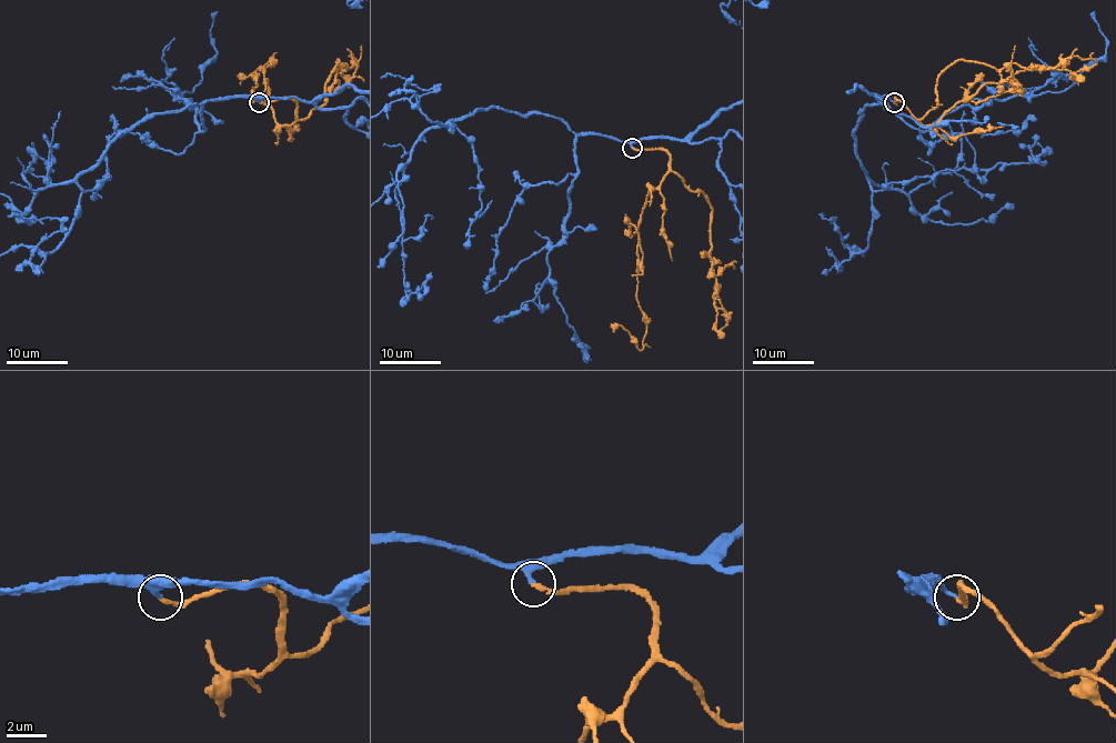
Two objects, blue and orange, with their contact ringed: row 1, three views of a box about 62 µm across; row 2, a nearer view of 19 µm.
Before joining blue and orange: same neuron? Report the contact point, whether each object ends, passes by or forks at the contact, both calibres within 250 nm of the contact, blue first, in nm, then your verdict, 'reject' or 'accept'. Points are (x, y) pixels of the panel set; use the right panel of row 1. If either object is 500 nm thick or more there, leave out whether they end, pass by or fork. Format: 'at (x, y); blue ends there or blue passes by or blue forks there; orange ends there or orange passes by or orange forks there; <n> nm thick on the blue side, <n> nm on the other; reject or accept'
at (894, 102); blue ends there; orange ends there; 240 nm thick on the blue side, 170 nm on the other; accept

